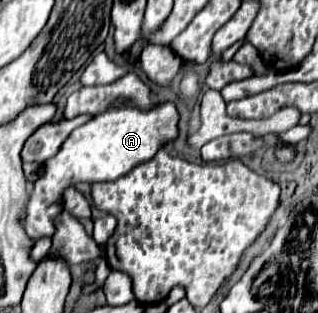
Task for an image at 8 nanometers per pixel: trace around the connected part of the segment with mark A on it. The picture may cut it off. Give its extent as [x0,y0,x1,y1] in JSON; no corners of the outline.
[24,102,178,240]

